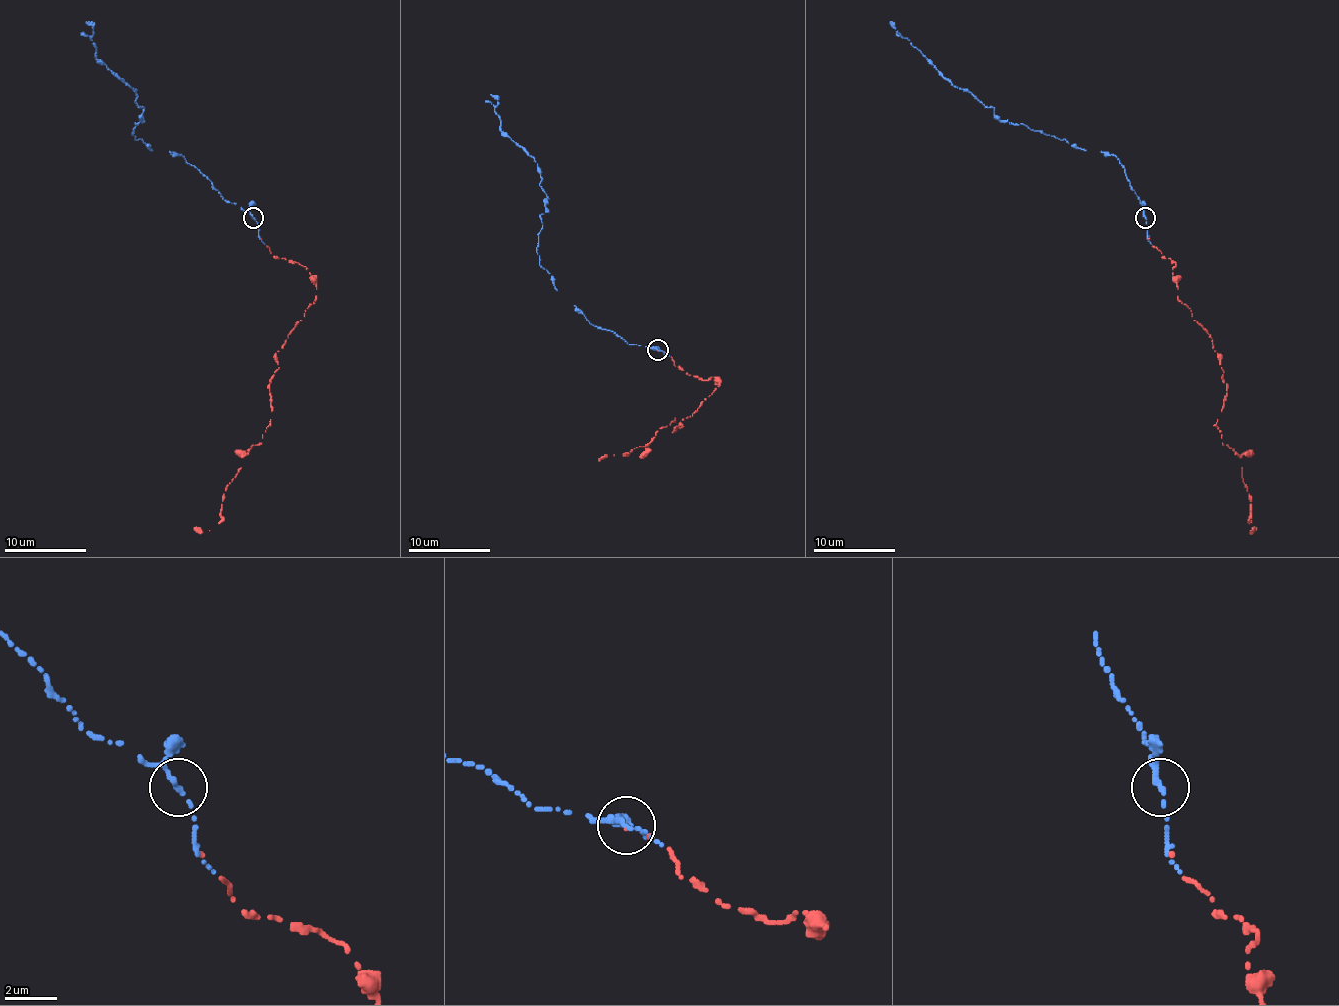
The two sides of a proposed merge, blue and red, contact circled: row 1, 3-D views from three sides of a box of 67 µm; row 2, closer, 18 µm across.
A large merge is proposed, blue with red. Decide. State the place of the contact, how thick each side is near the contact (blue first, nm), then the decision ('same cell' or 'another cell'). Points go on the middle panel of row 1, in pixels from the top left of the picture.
at (658, 349); 190 nm thick on the blue side, 70 nm on the other; same cell

